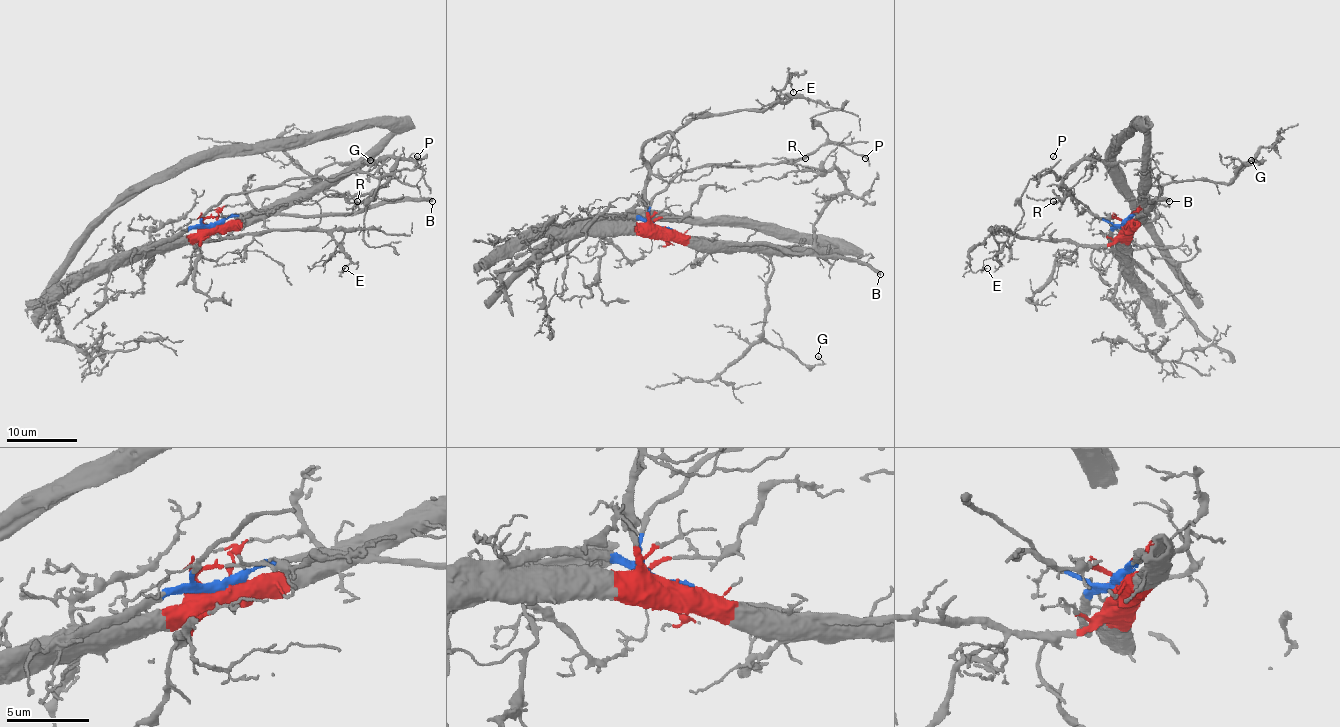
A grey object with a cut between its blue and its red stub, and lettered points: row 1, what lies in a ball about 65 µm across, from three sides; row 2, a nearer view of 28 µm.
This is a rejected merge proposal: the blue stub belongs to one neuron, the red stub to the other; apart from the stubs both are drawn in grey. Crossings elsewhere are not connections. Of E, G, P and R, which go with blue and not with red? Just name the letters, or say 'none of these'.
P

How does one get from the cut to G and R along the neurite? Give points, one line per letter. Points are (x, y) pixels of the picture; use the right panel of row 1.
G: (1125, 226), (1138, 216), (1139, 202), (1152, 186), (1180, 180), (1229, 182), (1243, 163), (1259, 163), (1250, 159)
R: (1125, 226), (1138, 212), (1141, 161), (1104, 163), (1090, 156), (1081, 159), (1064, 179), (1065, 196), (1053, 202)

